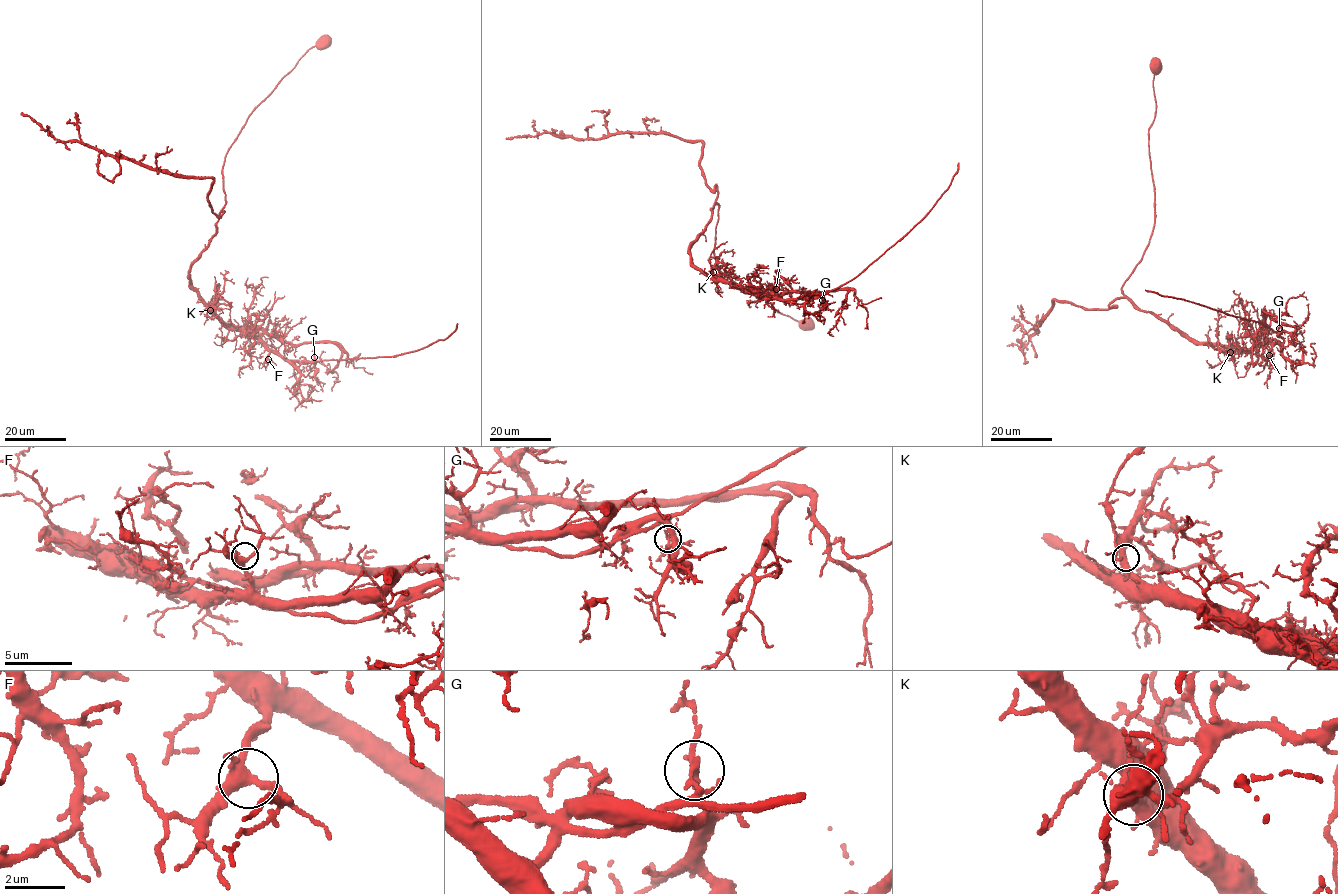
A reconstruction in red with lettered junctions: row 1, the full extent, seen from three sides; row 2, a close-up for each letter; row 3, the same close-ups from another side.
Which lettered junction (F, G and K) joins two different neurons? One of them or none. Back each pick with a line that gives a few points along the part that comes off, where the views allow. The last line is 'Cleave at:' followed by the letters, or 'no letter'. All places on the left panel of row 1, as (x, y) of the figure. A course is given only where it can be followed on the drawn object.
G: course (314, 357), (316, 361), (387, 357), (418, 350), (444, 339), (457, 323)
Cleave at: G

